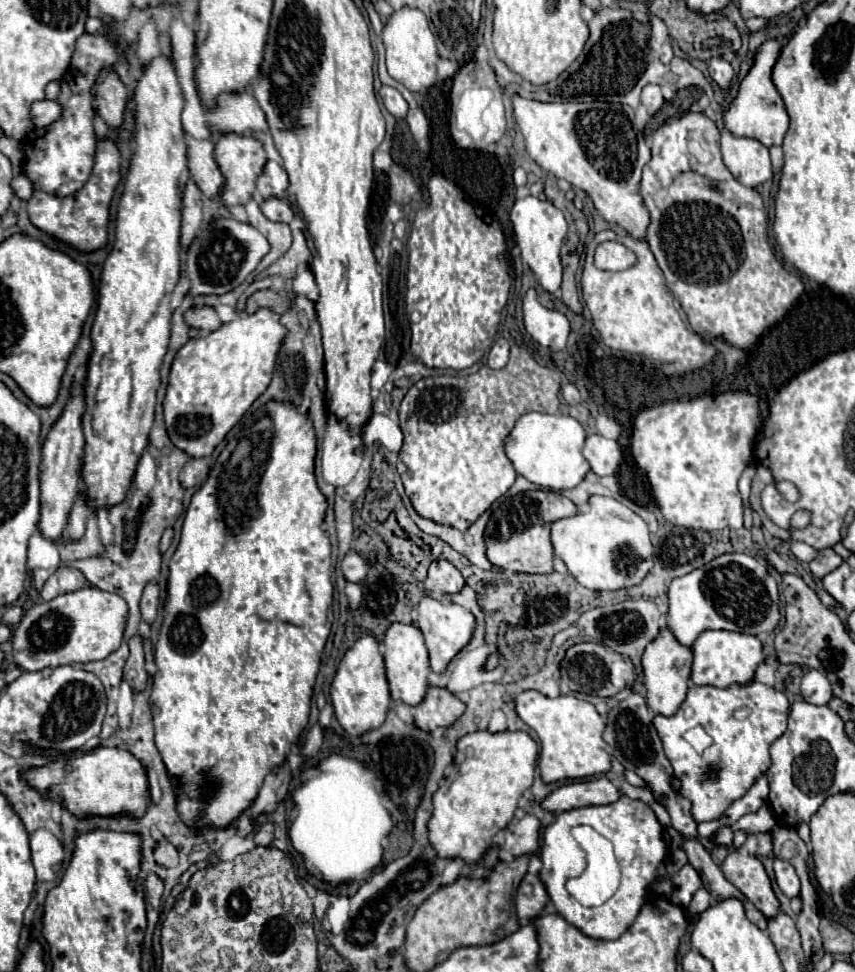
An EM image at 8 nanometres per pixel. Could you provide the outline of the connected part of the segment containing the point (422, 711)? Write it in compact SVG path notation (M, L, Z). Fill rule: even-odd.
M429 687L423 703L413 707L415 725L427 733L435 729L451 727L465 713L465 703L447 689Z

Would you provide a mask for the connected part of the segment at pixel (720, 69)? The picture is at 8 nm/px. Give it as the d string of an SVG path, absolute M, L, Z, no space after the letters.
M711 59L709 61L709 77L719 85L721 91L727 91L735 73L733 73L731 63L727 63L723 59Z

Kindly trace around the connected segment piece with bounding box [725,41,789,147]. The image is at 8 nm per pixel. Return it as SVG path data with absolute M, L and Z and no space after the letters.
M767 41L759 47L755 55L755 65L747 73L747 77L741 81L739 95L731 103L731 107L725 113L725 127L737 135L737 137L751 137L761 141L765 147L783 145L785 133L789 129L789 115L785 111L783 99L777 93L773 81L771 81L771 67L775 65L775 59L779 57L781 43L779 41Z

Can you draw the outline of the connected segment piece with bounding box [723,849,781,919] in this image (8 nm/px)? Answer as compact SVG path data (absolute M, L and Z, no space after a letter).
M729 851L723 861L725 879L735 885L747 901L751 901L759 911L765 913L767 919L779 915L779 899L771 887L771 879L763 867L763 863L747 853Z

